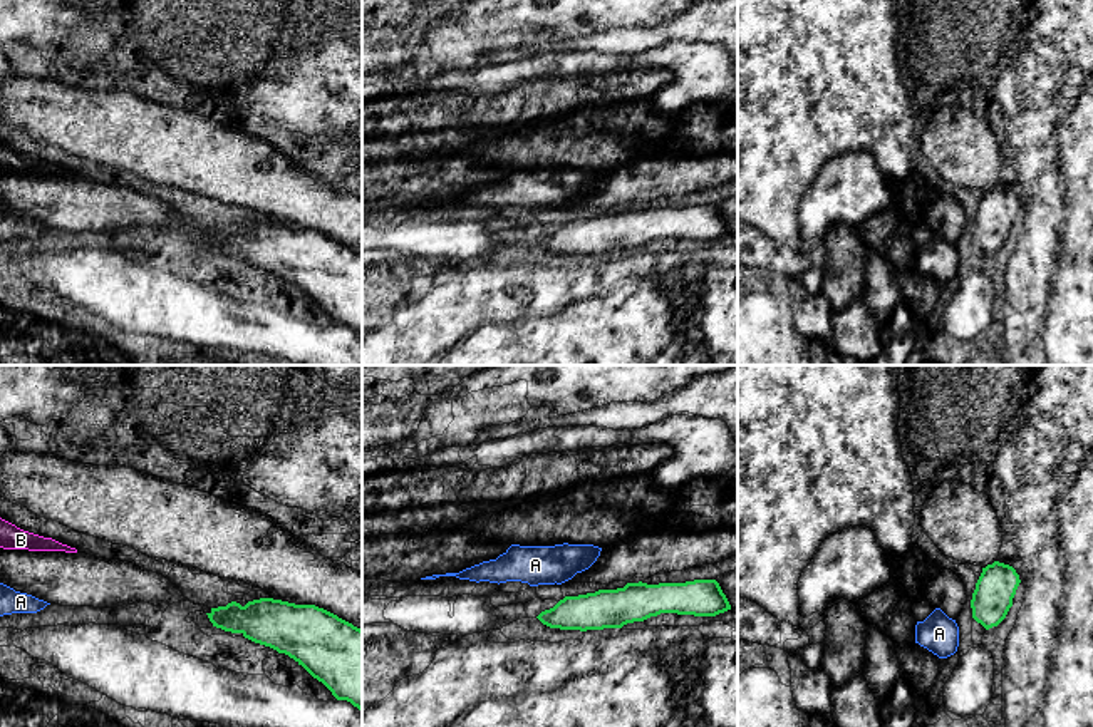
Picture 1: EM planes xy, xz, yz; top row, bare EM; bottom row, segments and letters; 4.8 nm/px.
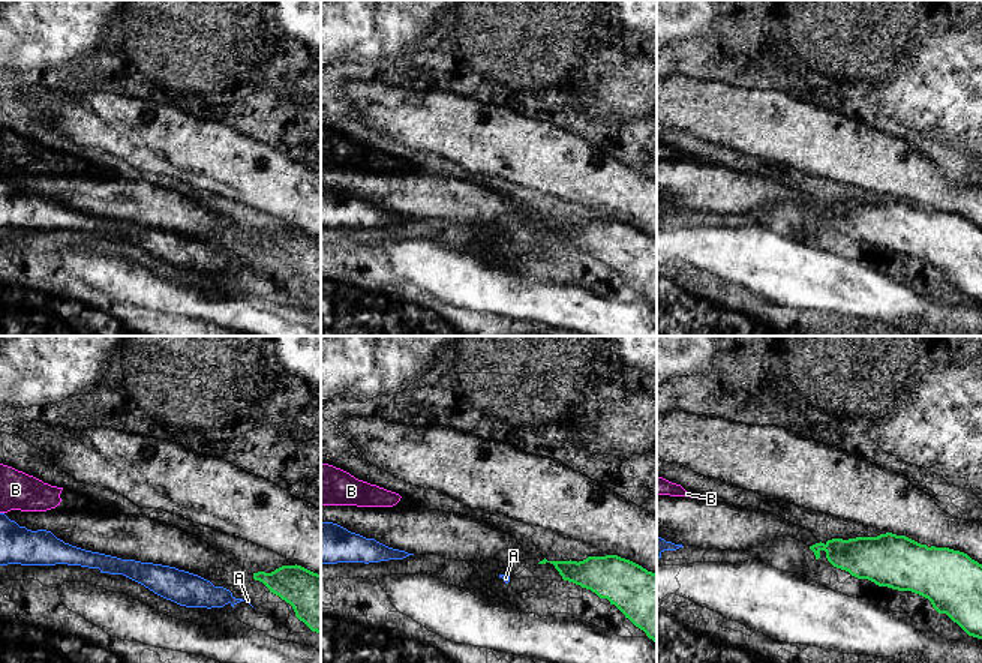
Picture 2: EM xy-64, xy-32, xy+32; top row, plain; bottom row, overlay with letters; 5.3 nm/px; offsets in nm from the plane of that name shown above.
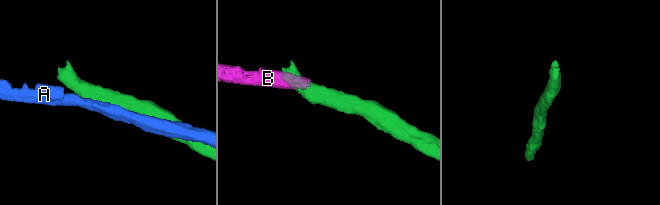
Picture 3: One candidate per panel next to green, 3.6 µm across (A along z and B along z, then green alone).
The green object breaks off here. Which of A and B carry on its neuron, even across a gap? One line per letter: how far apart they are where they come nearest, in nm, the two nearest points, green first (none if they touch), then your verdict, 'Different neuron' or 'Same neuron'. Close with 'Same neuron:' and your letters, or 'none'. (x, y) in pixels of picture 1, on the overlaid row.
A: Distance 70 nm. Across: xz (565, 597), (560, 583). Different neuron
B: Distance 700 nm. Across: xy (207, 613), (76, 551). Different neuron
Same neuron: none

